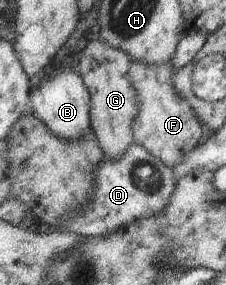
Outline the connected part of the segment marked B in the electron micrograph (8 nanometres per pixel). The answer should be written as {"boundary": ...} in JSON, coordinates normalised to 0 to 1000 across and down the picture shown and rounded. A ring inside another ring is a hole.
{"boundary":[[[279,239],[226,249],[204,263],[177,249],[155,274],[133,347],[146,396],[230,453],[230,467],[292,495],[354,495],[403,446],[407,354],[398,323],[341,242]]]}

